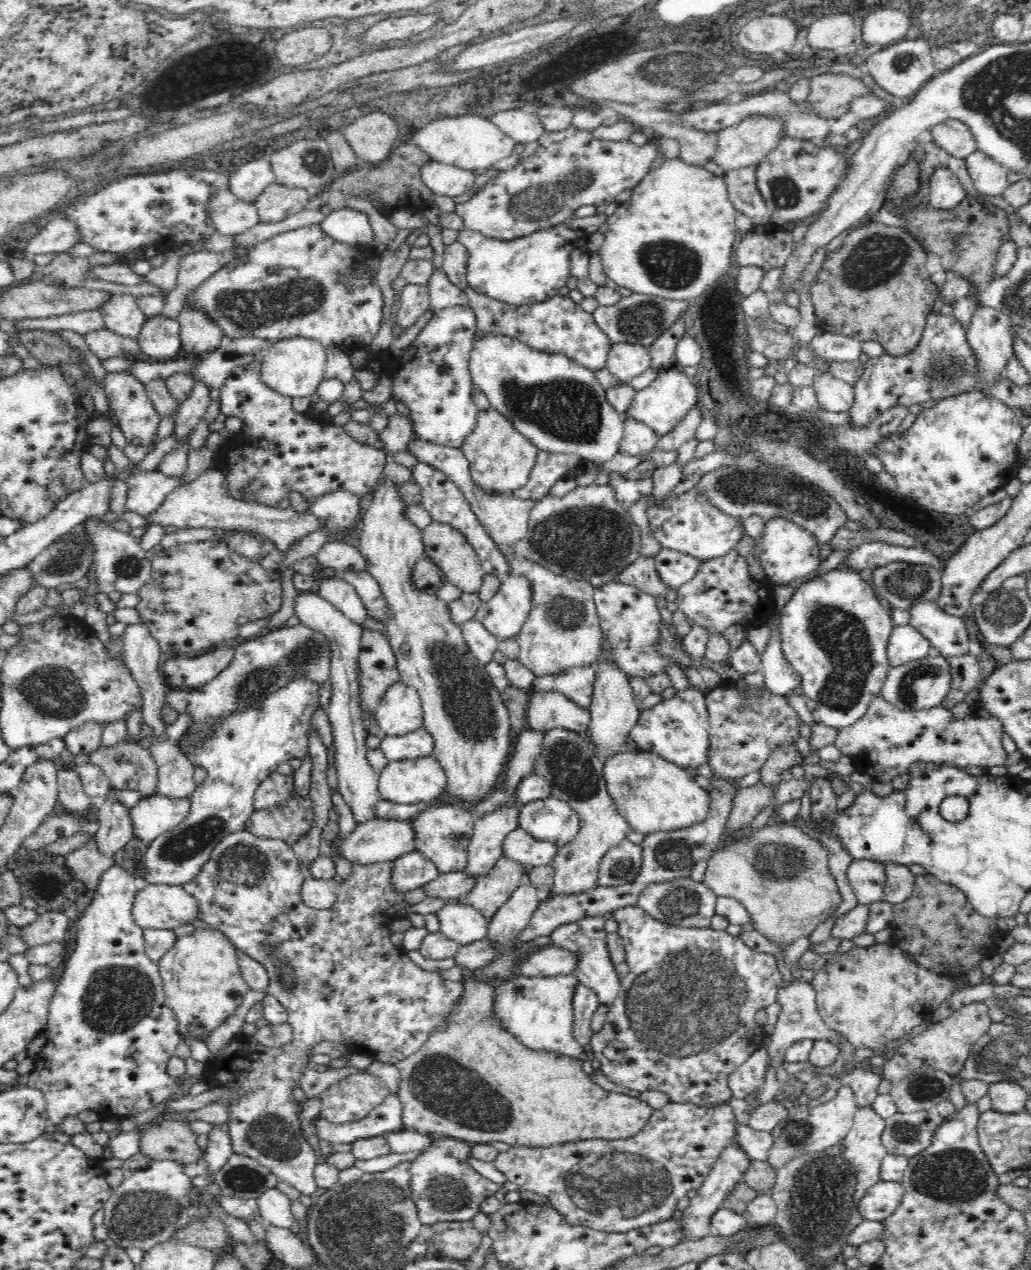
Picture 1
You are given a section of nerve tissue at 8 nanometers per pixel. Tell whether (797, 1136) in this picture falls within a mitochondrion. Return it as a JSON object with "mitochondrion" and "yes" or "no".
{"mitochondrion":"yes"}

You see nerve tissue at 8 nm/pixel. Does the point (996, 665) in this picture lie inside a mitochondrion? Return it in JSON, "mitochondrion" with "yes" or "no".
{"mitochondrion":"no"}

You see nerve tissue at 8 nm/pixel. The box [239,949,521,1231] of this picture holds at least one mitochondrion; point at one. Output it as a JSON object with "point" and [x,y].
{"point":[440,1082]}

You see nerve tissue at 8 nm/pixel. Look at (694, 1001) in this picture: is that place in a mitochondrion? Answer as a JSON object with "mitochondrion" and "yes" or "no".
{"mitochondrion":"yes"}

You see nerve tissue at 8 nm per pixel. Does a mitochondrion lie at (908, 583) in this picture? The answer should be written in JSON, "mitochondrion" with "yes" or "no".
{"mitochondrion":"yes"}

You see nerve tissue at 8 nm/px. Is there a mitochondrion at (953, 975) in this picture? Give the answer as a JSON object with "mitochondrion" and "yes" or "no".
{"mitochondrion":"no"}

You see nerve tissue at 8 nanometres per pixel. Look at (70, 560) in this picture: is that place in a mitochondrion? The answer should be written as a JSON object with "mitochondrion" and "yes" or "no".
{"mitochondrion":"yes"}

